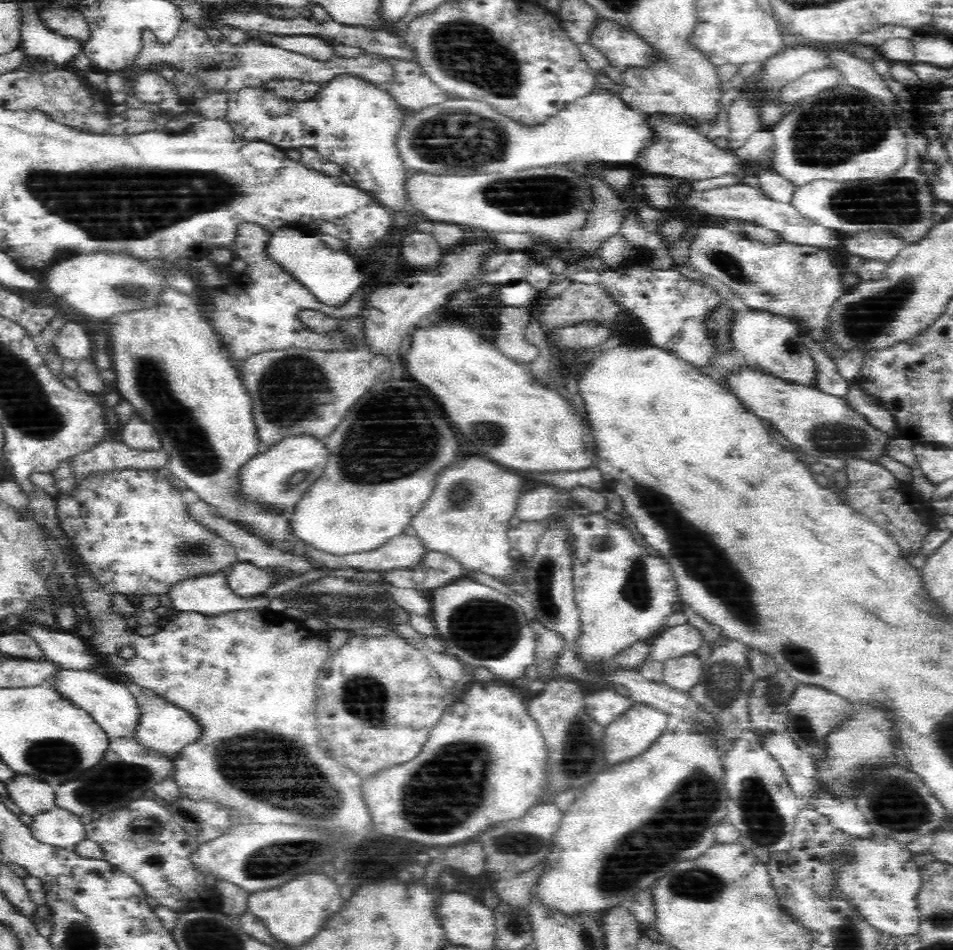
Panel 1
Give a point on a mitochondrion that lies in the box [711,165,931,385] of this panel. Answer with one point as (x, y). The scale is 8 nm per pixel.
(897, 201)

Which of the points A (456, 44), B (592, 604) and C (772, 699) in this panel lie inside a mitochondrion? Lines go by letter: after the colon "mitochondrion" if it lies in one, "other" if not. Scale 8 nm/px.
A: mitochondrion
B: other
C: mitochondrion

